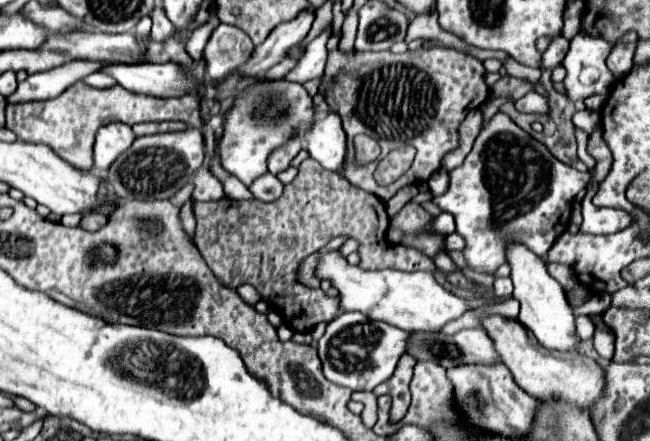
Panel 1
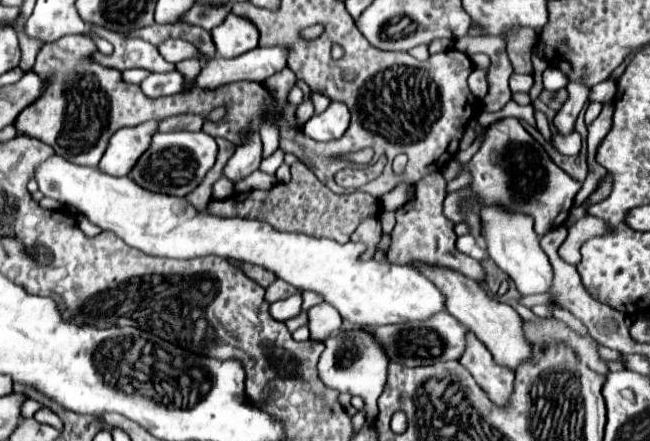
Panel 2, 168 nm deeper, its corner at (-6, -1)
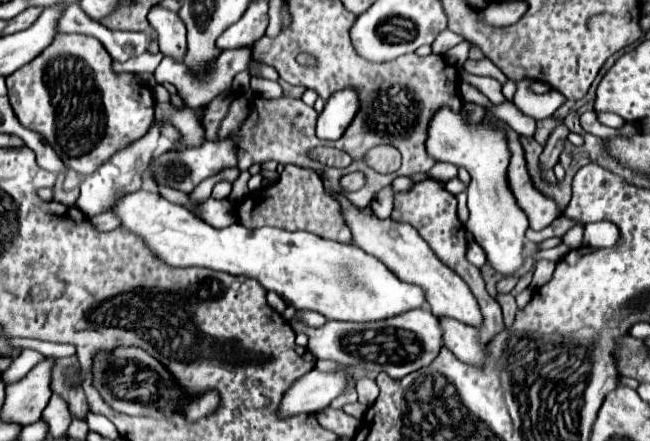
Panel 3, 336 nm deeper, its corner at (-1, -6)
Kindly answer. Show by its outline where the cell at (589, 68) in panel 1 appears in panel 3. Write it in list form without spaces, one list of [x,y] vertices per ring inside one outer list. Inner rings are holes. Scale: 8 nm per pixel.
[[[564,125],[554,129],[554,133],[550,135],[550,139],[548,139],[546,147],[544,147],[544,153],[540,155],[540,169],[544,169],[544,171],[552,169],[558,163],[558,155],[562,151],[562,145],[564,145],[564,139],[566,139],[568,133],[570,131],[564,129]]]

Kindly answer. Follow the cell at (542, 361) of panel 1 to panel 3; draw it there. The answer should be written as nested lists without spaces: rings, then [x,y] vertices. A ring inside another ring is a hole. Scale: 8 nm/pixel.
[[[332,193],[332,197],[342,207],[342,219],[350,227],[354,243],[358,247],[362,247],[364,251],[372,253],[374,257],[378,257],[382,263],[386,263],[386,267],[404,283],[414,283],[414,285],[422,287],[426,301],[434,315],[438,315],[438,317],[448,315],[448,317],[454,317],[458,321],[462,321],[466,325],[474,325],[474,327],[478,327],[482,323],[480,307],[478,307],[472,291],[468,289],[468,285],[434,255],[434,251],[420,239],[418,231],[412,225],[398,223],[390,217],[378,219],[376,215],[366,215],[362,209],[358,209],[354,203],[350,203],[342,193]]]

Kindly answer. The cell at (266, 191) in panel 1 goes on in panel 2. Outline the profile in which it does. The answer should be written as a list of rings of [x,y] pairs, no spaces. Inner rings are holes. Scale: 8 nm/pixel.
[[[257,170],[251,176],[247,176],[245,180],[237,182],[235,190],[237,192],[245,192],[245,190],[271,190],[271,186],[275,186],[275,182],[277,182],[275,176],[269,176],[269,174],[261,172],[261,170]]]

